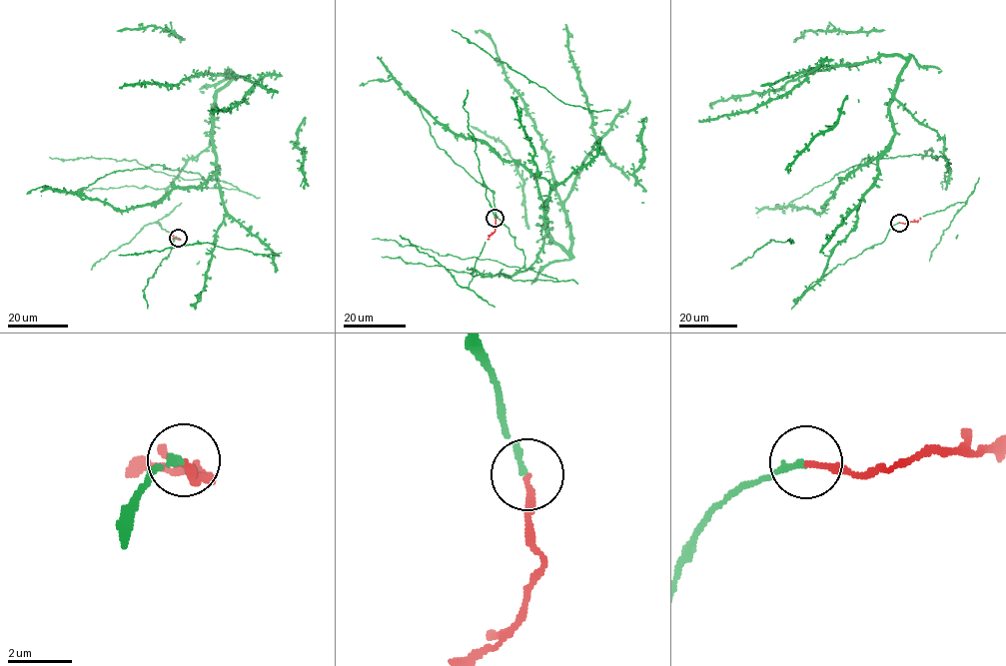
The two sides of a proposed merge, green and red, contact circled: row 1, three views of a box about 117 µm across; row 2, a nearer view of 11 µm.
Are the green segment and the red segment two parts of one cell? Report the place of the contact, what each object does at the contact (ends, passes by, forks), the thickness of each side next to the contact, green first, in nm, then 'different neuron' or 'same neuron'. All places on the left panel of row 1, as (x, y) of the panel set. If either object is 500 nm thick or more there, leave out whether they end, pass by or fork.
(178, 238) | green ends | red ends | 190/190 nm | same neuron

